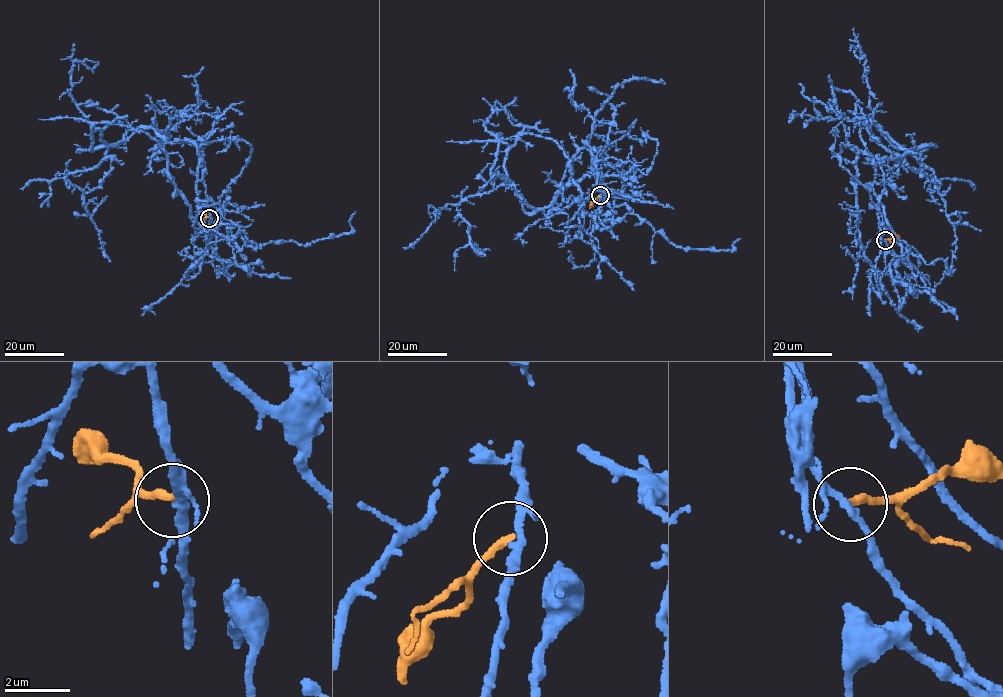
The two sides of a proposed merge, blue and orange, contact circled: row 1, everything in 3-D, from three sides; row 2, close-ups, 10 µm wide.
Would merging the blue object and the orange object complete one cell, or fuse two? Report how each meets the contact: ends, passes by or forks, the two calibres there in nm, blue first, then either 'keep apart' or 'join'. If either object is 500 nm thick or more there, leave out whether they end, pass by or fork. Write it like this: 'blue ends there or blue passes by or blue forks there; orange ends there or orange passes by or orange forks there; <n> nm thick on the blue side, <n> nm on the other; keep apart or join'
blue passes by; orange ends there; 200 nm thick on the blue side, 240 nm on the other; keep apart

